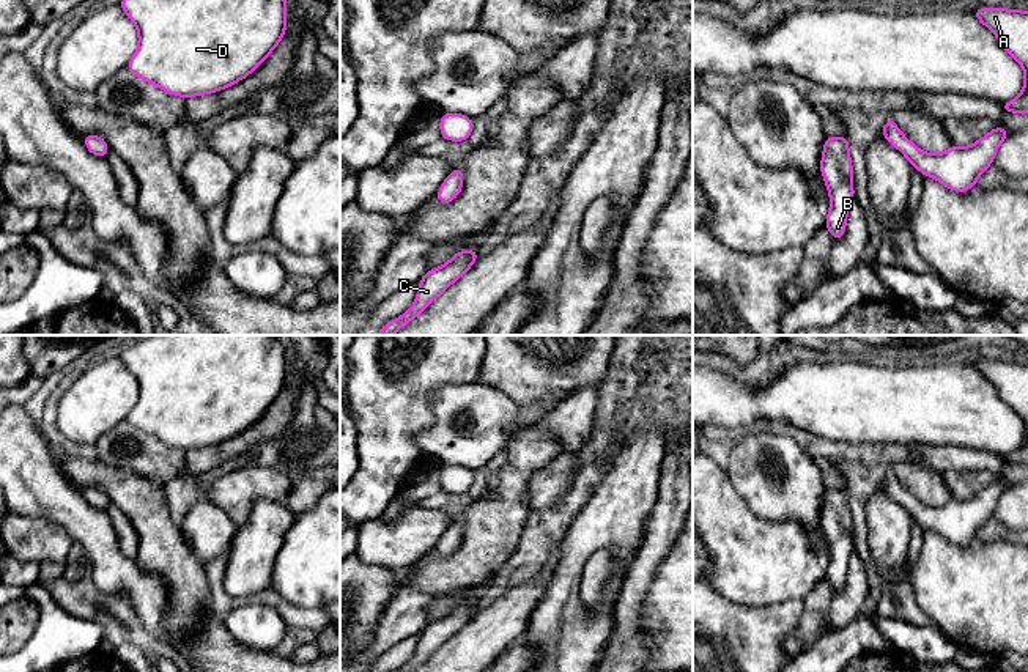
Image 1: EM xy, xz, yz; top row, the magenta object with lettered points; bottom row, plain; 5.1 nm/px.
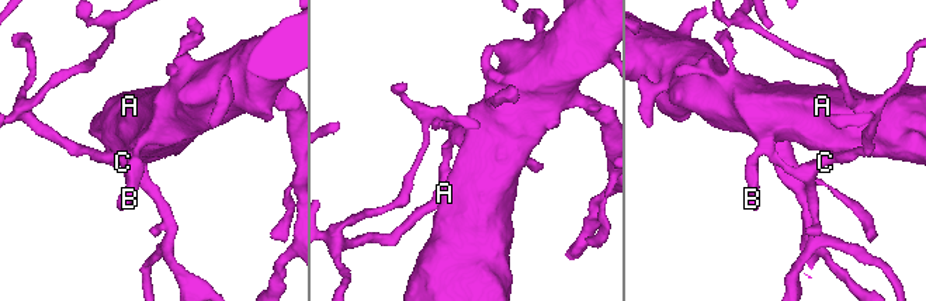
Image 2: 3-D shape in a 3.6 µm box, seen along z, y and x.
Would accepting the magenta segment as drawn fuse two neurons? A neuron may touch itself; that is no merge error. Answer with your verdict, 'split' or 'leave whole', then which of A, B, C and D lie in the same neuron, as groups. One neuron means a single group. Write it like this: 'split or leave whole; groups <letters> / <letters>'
leave whole; groups A B C D

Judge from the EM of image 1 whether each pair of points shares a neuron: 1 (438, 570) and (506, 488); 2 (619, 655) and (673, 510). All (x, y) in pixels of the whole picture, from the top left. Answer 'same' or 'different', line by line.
1: same
2: same

